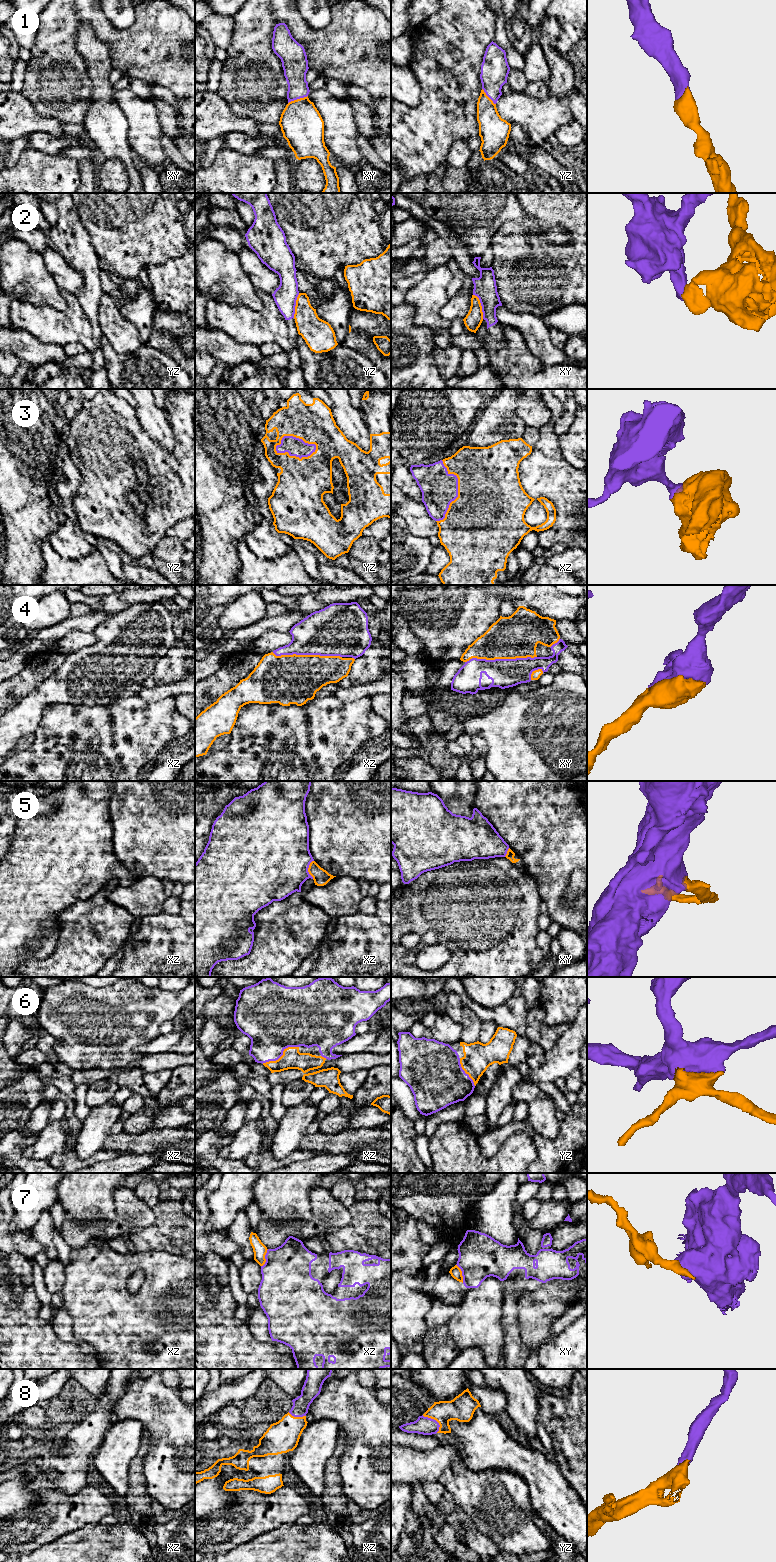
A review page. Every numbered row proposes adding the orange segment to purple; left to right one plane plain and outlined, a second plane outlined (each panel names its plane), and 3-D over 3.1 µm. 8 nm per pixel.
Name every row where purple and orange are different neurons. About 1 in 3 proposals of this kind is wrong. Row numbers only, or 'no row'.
2, 7

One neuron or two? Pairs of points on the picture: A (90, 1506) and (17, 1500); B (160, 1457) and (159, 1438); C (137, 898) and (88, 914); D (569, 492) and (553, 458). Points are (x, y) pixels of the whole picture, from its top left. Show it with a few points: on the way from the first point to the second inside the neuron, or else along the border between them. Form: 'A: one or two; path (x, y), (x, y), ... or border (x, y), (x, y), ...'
A: two; border (41, 1491), (39, 1501), (29, 1511), (16, 1513)
B: one; path (160, 1452), (160, 1443)
C: two; border (104, 892), (110, 901), (122, 906), (135, 917)
D: one; path (562, 484), (553, 475), (553, 466)

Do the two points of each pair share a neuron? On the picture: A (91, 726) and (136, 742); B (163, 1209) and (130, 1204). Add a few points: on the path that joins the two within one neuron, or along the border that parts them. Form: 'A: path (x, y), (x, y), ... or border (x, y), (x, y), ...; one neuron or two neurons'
A: path (102, 736), (125, 736); one neuron
B: border (151, 1208), (156, 1220); two neurons

